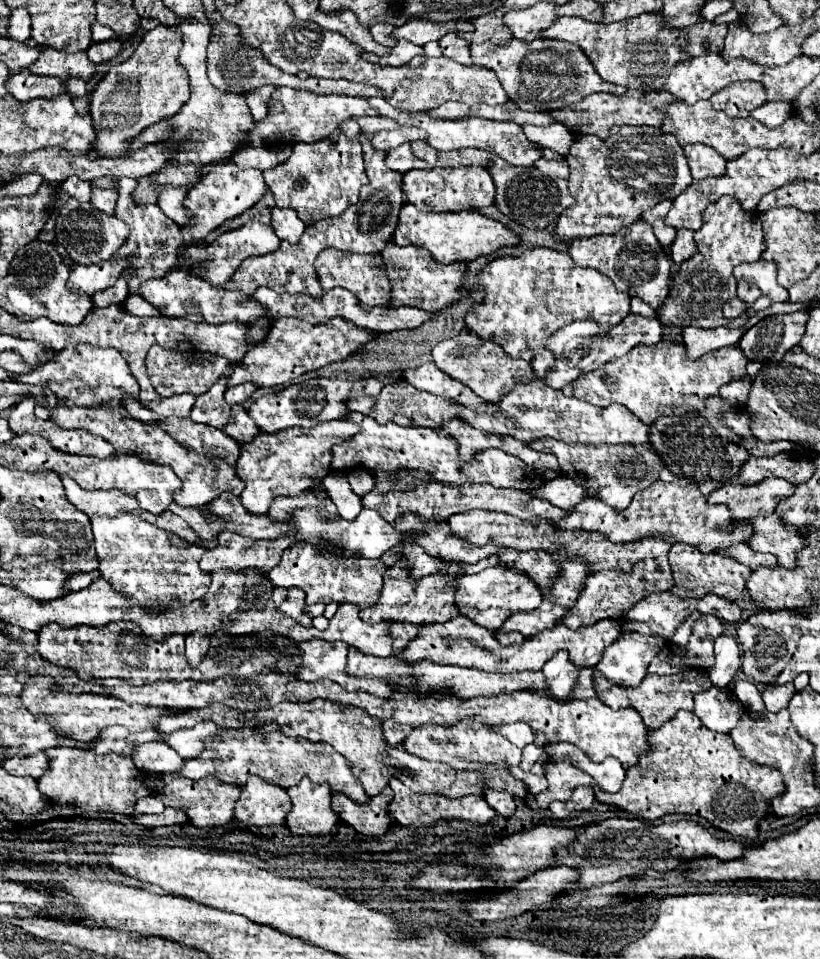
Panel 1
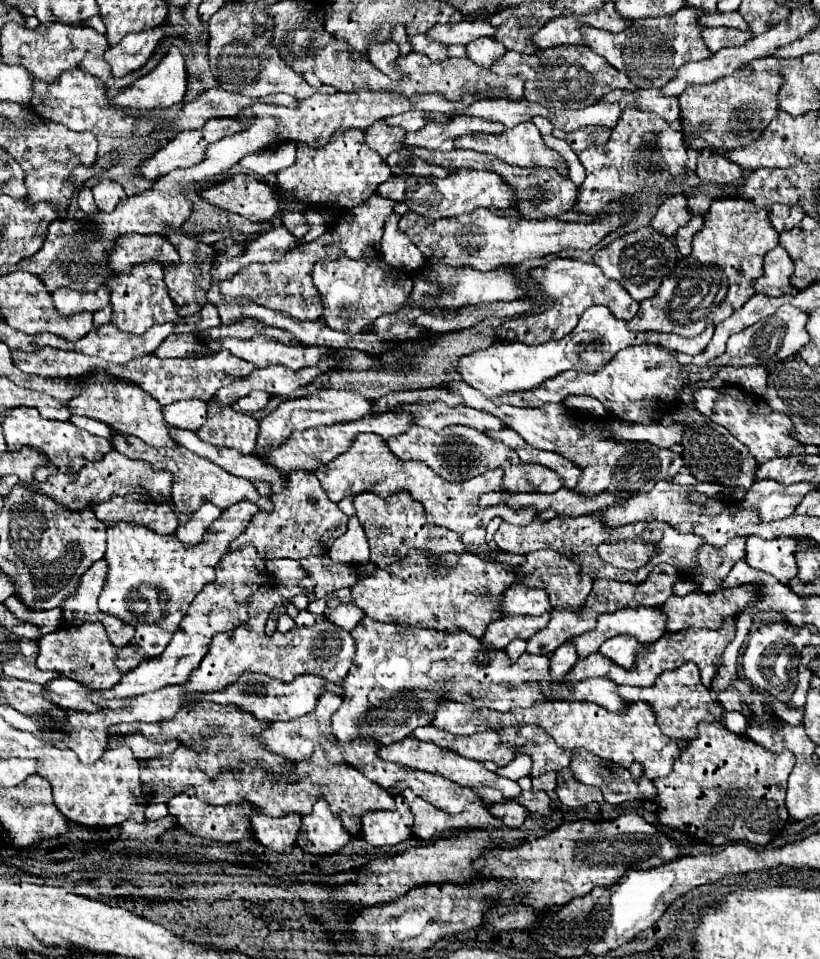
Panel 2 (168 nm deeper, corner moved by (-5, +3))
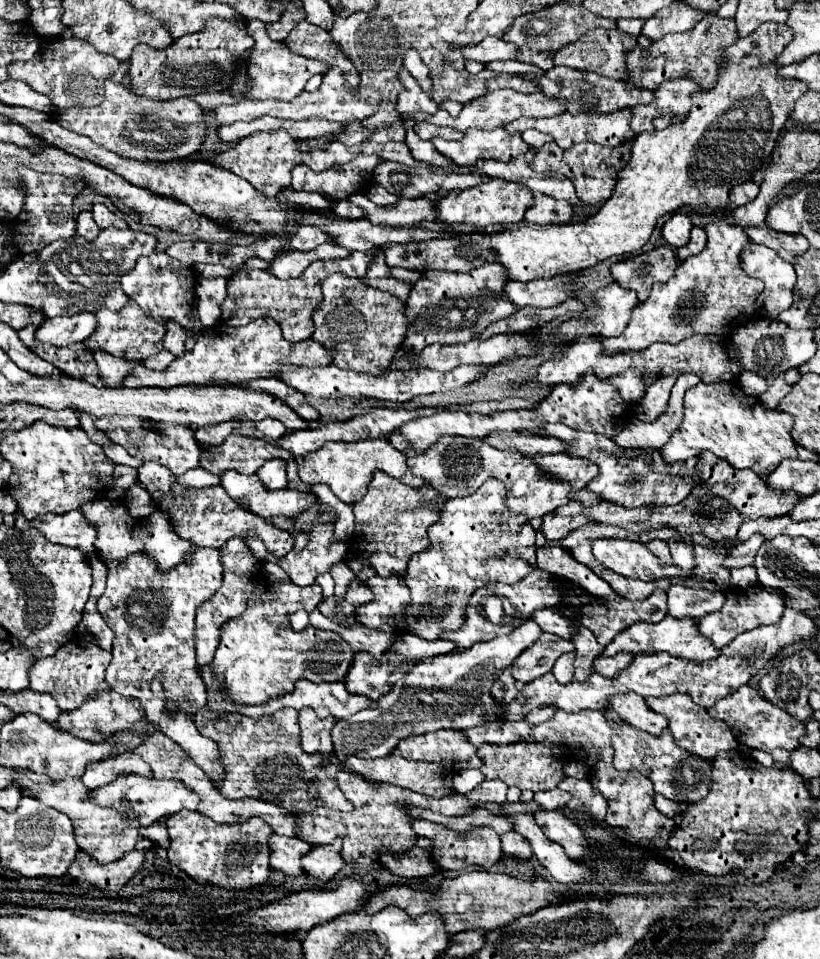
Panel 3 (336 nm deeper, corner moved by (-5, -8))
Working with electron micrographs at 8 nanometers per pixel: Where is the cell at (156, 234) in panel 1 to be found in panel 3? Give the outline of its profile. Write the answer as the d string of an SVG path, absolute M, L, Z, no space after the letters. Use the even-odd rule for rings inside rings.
M130 301L128 307L120 311L110 311L110 309L98 309L96 311L98 319L98 331L90 335L90 339L84 341L88 351L104 351L108 355L128 359L128 361L144 361L156 353L162 351L162 335L166 333L166 323L150 319L134 301Z

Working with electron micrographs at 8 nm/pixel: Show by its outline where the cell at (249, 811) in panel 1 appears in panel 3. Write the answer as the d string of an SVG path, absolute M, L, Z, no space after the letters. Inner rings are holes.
M272 835L270 837L270 867L274 871L280 871L284 875L296 877L302 875L302 855L306 855L306 851L310 851L310 843L296 839L296 837L280 837L280 835Z

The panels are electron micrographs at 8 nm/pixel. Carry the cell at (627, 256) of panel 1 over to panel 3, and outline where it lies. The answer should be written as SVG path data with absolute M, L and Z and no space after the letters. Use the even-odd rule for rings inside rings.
M664 245L646 253L638 253L632 259L612 265L612 277L618 285L638 293L640 301L646 301L654 283L662 283L672 277L678 261L674 251Z

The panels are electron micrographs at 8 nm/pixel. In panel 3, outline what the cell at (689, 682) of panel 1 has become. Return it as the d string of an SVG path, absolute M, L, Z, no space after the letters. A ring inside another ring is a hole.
M674 693L668 697L658 697L658 699L646 699L648 707L660 715L664 715L670 723L670 731L674 735L674 741L678 747L688 749L696 755L700 755L702 759L714 759L714 755L718 755L718 751L734 751L738 749L738 741L734 739L734 735L730 733L730 729L726 727L726 723L716 721L708 715L706 709L698 707L690 695L682 695L682 693Z

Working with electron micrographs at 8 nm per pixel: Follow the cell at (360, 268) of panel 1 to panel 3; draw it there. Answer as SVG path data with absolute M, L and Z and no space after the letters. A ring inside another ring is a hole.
M330 275L322 283L322 293L324 301L314 313L316 329L312 339L336 353L334 365L370 375L382 375L390 367L402 339L406 337L408 321L402 301L386 291L364 285L360 279L344 275Z

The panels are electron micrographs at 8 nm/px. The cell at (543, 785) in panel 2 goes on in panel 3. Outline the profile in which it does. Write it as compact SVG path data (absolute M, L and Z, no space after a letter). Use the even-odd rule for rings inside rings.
M560 789L542 791L542 793L536 793L536 795L534 795L534 801L536 801L540 807L544 807L544 809L560 809L560 807L564 807L570 799L572 799L572 795L566 793L566 791L560 791Z

